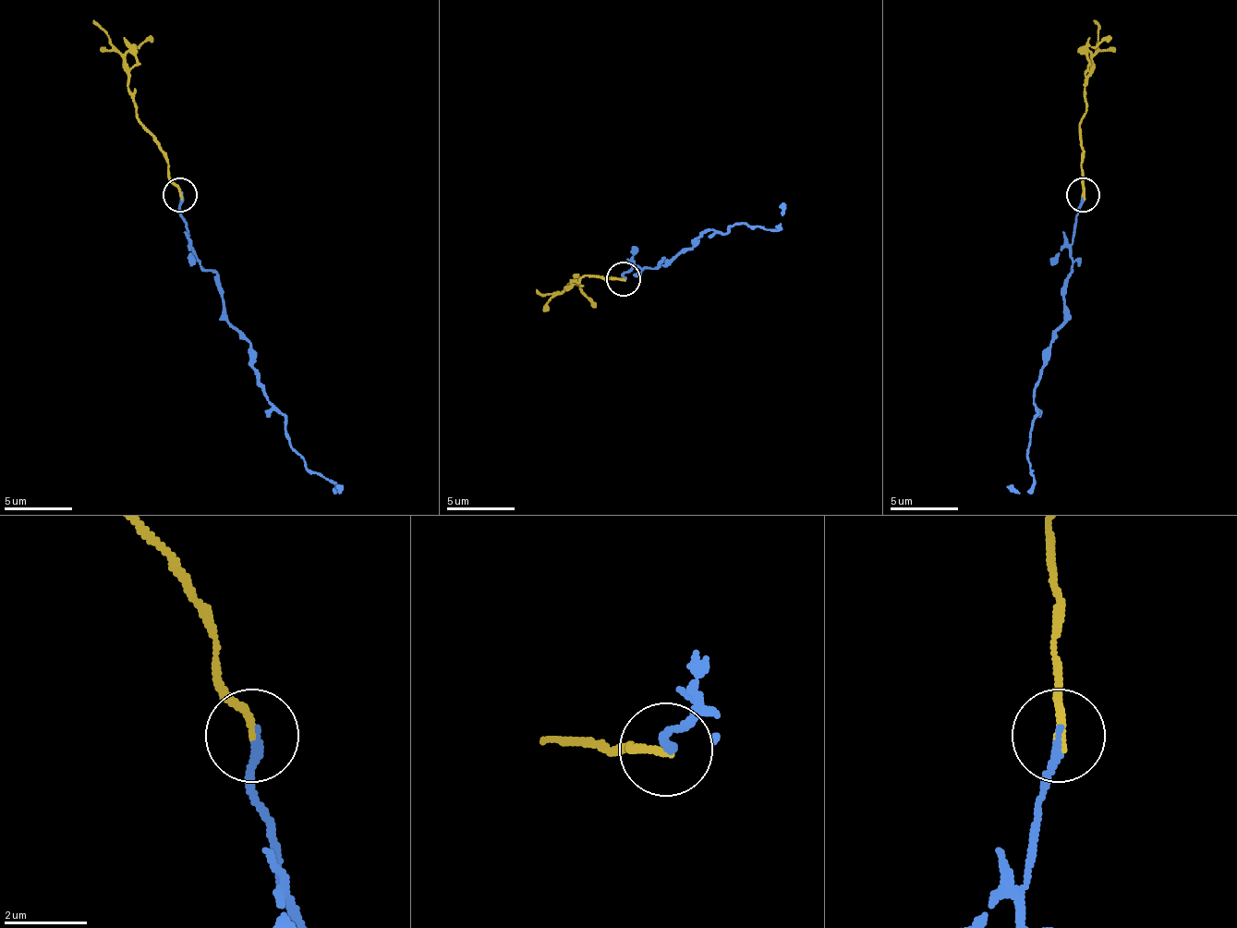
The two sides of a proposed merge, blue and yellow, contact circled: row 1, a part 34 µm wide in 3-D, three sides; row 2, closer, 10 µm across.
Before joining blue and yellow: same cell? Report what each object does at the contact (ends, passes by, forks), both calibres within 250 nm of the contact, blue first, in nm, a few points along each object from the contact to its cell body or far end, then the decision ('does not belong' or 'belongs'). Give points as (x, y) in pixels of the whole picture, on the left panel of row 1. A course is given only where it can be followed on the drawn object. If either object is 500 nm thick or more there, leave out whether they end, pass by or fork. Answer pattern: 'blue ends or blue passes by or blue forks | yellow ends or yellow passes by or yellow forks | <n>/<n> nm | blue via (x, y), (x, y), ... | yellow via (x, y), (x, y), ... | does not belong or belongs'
blue ends | yellow ends | 200/200 nm | blue via (182, 194), (192, 255), (250, 347), (287, 445), (342, 485) | yellow via (179, 194), (159, 140), (139, 119), (125, 54), (94, 20) | belongs

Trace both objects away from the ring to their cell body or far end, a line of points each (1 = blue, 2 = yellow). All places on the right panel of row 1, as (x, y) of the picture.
1: (1084, 194), (1070, 255), (1073, 272), (1063, 288), (1063, 319), (1033, 390), (1033, 485), (1025, 493), (1005, 485)
2: (1084, 194), (1080, 140), (1090, 54), (1097, 48), (1094, 20)

